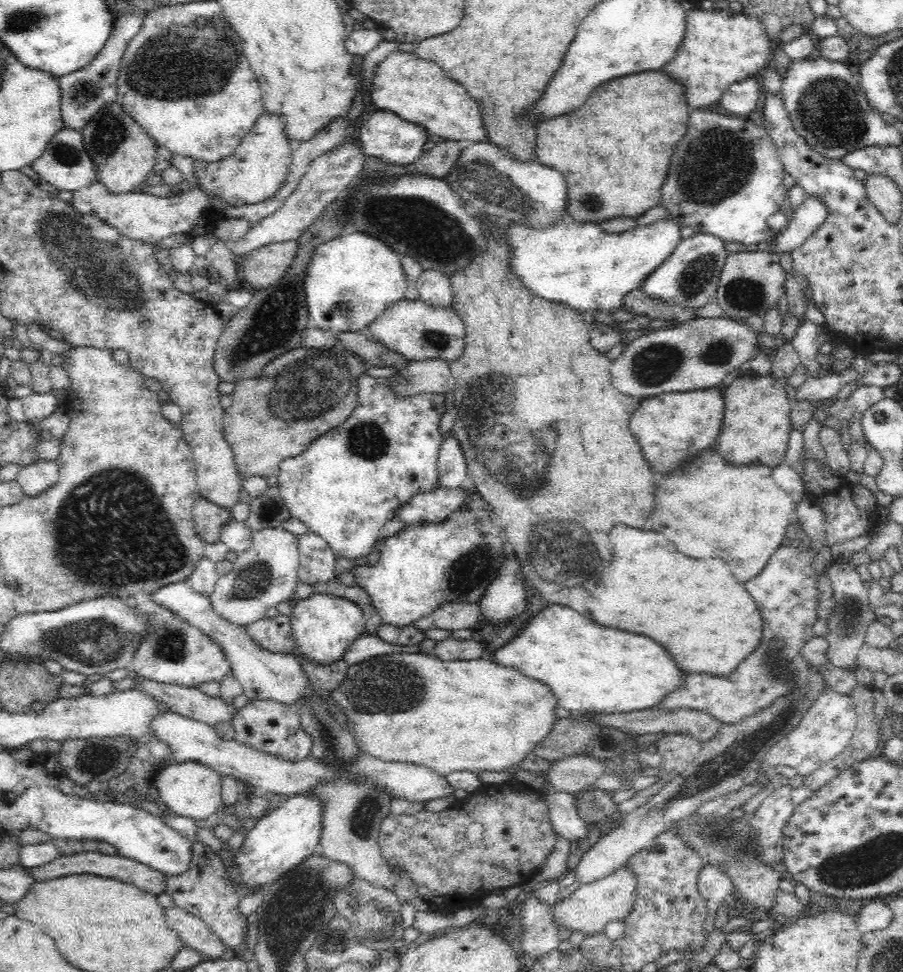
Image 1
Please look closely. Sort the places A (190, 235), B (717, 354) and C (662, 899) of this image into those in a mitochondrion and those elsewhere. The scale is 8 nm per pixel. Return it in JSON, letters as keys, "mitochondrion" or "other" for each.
{"A":"other","B":"mitochondrion","C":"other"}

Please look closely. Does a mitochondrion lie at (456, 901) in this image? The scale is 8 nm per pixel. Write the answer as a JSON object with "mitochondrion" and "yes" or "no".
{"mitochondrion":"no"}

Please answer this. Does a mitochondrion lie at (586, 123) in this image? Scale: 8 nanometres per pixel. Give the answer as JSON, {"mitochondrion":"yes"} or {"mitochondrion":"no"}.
{"mitochondrion":"no"}

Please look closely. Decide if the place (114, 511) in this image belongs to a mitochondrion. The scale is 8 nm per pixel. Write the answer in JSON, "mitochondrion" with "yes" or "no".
{"mitochondrion":"yes"}

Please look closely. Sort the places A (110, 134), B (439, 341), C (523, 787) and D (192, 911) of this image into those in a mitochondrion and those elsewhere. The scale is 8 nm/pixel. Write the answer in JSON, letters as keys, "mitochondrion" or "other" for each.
{"A":"mitochondrion","B":"mitochondrion","C":"other","D":"other"}

